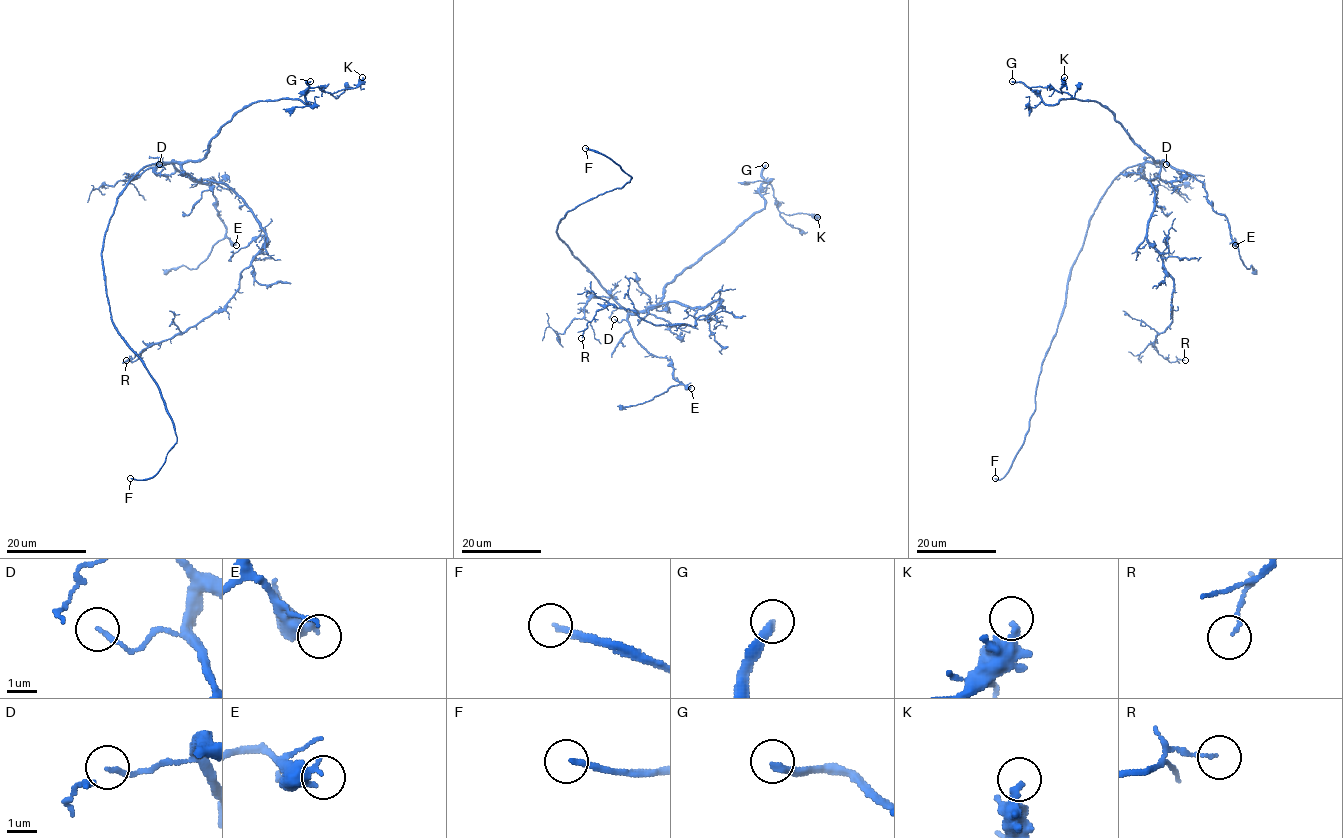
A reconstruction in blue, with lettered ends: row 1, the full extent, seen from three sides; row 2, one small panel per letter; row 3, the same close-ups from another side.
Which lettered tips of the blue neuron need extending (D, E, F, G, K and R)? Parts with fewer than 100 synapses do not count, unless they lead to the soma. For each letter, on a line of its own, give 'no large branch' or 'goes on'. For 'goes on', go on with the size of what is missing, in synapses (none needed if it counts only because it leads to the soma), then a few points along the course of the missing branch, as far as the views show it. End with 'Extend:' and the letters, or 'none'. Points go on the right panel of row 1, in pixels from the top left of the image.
D: no large branch
E: no large branch
F: goes on; missing branch runs (995, 478), (994, 436), (985, 408), (966, 400), (955, 402), (940, 416), (928, 402)
G: goes on; about 150 synapses; missing branch runs (1012, 81), (981, 47), (1003, 51), (1011, 57), (1015, 69), (1056, 53), (1052, 44)
K: no large branch
R: no large branch
Extend: F, G

